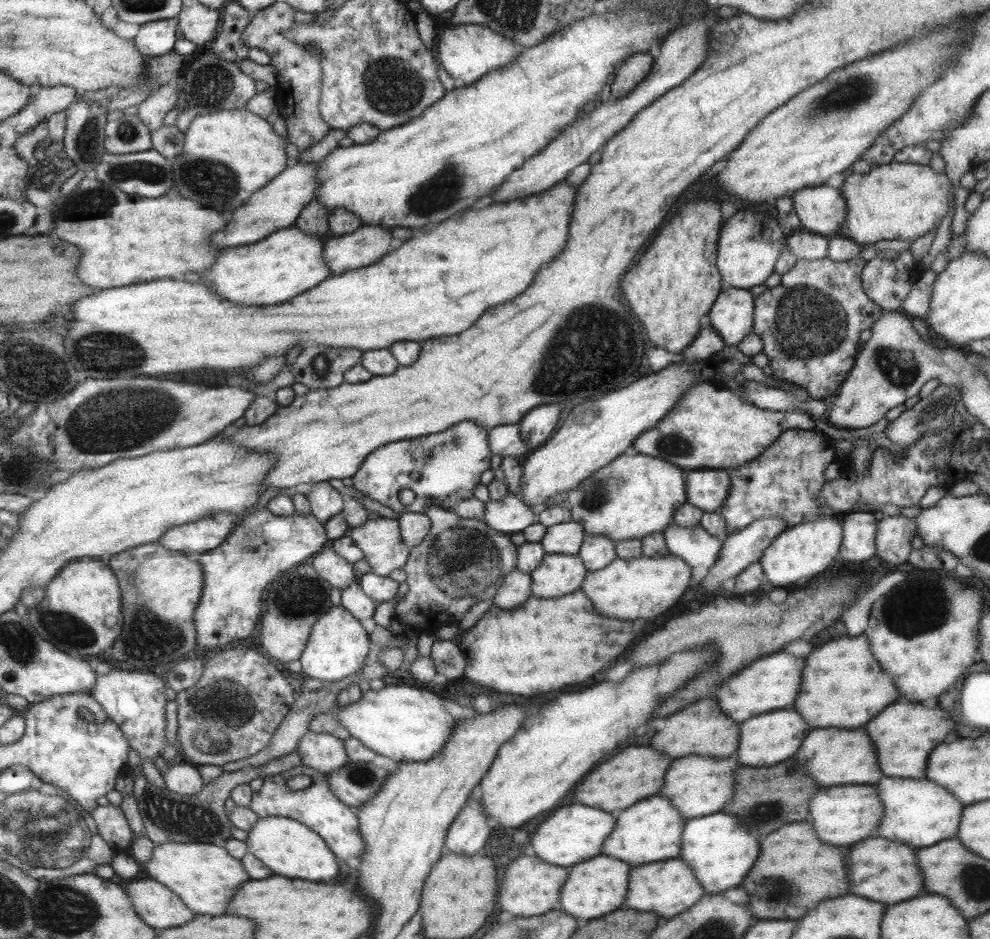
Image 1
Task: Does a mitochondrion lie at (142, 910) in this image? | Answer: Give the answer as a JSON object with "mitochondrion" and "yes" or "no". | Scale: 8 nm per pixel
{"mitochondrion":"no"}

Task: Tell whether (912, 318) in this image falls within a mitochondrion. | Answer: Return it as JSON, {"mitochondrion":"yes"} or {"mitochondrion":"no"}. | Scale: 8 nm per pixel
{"mitochondrion":"no"}

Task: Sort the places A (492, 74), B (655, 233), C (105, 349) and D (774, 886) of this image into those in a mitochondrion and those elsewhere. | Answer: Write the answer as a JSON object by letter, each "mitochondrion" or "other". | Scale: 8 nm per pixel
{"A":"other","B":"other","C":"mitochondrion","D":"mitochondrion"}

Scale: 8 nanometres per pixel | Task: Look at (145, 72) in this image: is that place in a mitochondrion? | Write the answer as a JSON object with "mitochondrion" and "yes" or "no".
{"mitochondrion":"no"}

